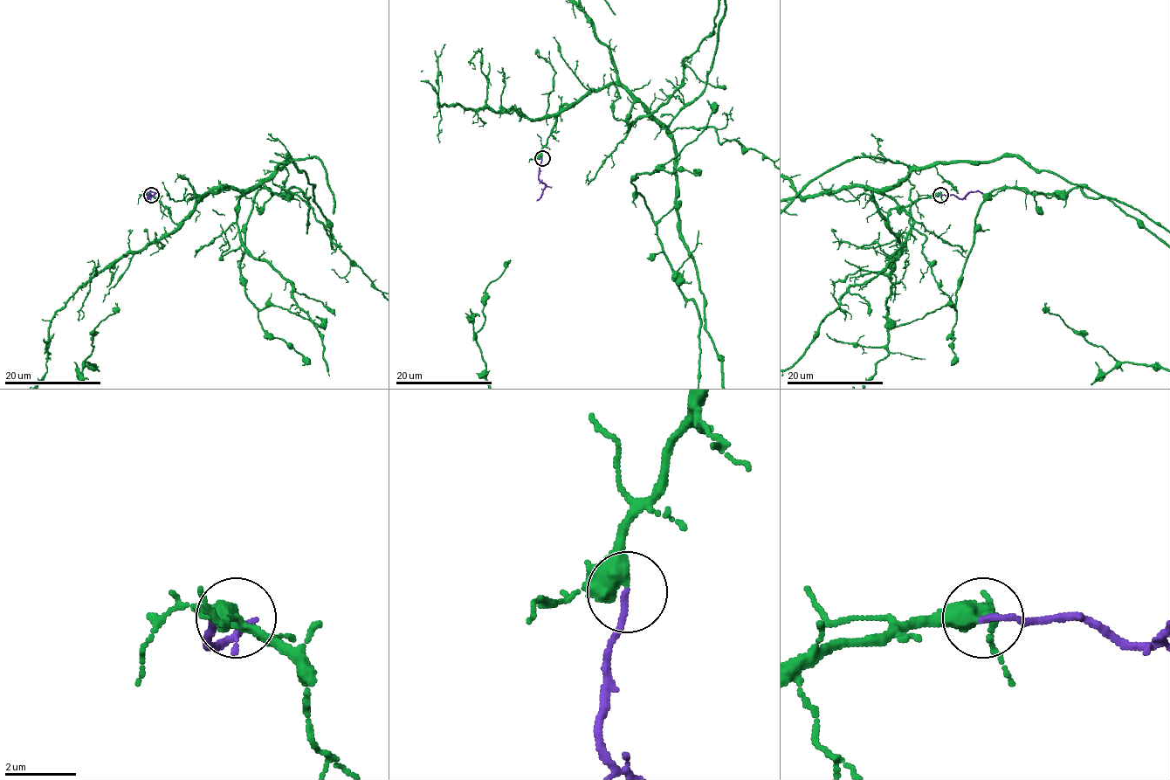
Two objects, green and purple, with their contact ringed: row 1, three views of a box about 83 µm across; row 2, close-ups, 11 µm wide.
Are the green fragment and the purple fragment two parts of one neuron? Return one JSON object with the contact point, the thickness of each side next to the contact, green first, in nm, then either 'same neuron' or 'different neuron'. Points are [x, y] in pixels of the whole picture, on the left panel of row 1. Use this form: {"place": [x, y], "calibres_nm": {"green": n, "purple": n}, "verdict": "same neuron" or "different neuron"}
{"place": [151, 195], "calibres_nm": {"green": 440, "purple": 170}, "verdict": "same neuron"}

